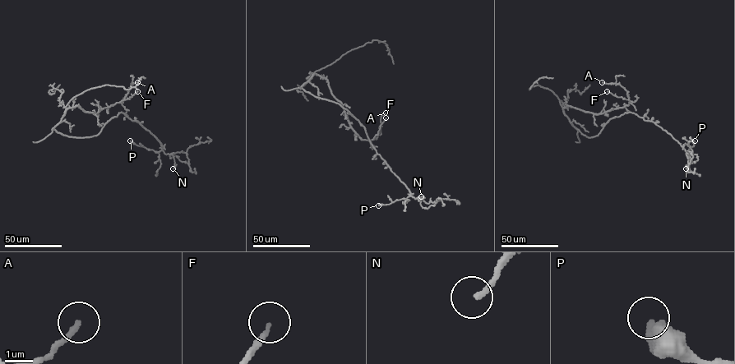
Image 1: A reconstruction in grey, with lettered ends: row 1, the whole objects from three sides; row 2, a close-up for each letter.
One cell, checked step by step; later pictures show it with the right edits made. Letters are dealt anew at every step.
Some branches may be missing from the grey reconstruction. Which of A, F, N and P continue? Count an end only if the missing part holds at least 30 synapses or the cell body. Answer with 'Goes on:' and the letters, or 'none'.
Goes on: none

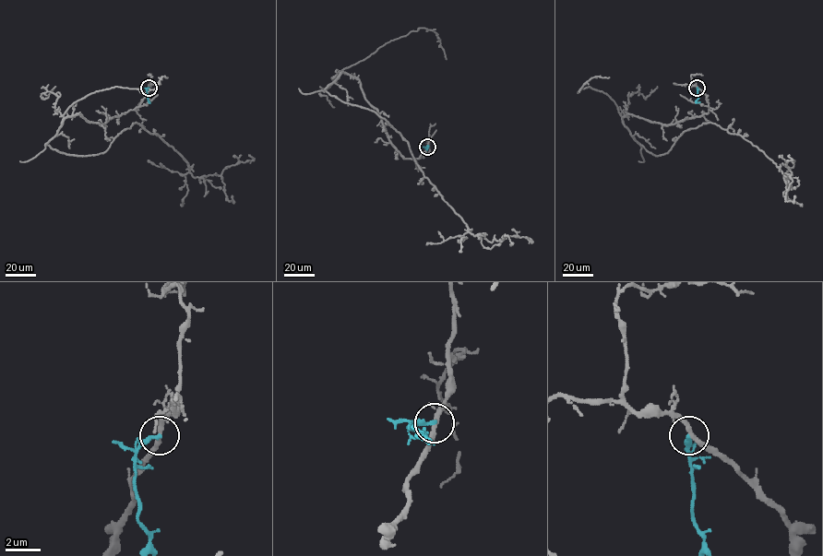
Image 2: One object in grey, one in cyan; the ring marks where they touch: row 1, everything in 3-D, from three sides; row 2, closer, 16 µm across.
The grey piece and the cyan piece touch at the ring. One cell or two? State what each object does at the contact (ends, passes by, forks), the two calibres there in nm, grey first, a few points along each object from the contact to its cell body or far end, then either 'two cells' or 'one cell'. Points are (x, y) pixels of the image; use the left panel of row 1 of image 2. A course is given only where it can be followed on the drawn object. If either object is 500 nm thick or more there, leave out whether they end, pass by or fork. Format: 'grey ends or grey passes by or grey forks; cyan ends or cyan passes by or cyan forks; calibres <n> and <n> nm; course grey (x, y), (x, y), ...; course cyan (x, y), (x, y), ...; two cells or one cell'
grey passes by; cyan ends; calibres 260 and 240 nm; course grey (149, 88), (103, 124), (65, 117), (45, 144), (97, 155), (137, 123), (194, 177), (248, 154); course cyan (149, 88), (148, 102); two cells

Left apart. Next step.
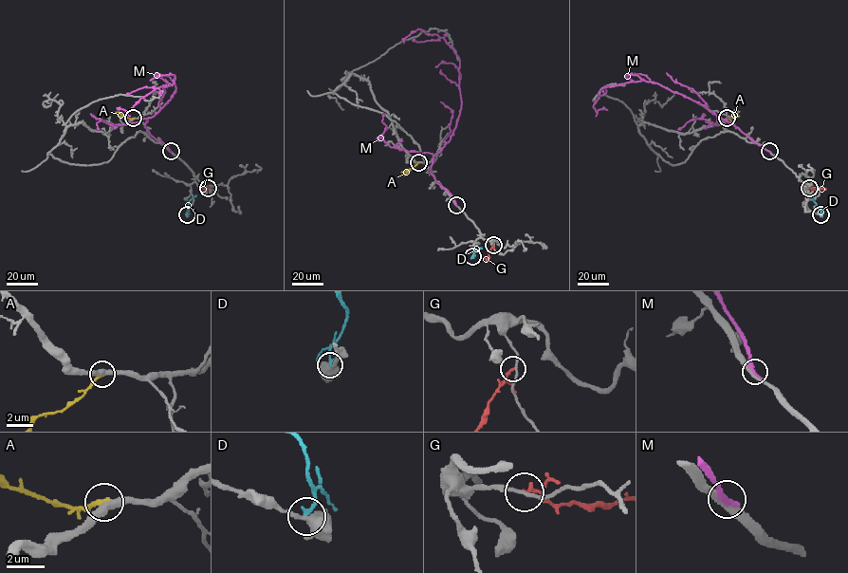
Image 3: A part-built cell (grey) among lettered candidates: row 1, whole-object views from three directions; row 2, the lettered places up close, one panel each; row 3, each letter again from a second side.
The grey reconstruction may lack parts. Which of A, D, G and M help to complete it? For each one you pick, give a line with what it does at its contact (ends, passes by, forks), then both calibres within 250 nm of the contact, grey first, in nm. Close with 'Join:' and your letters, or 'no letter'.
Join: no letter

